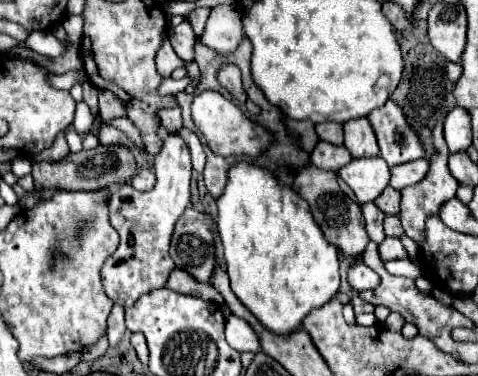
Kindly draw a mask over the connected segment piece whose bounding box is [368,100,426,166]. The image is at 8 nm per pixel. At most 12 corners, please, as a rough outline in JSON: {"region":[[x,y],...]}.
{"region":[[394,100],[370,112],[380,156],[398,166],[426,156]]}

